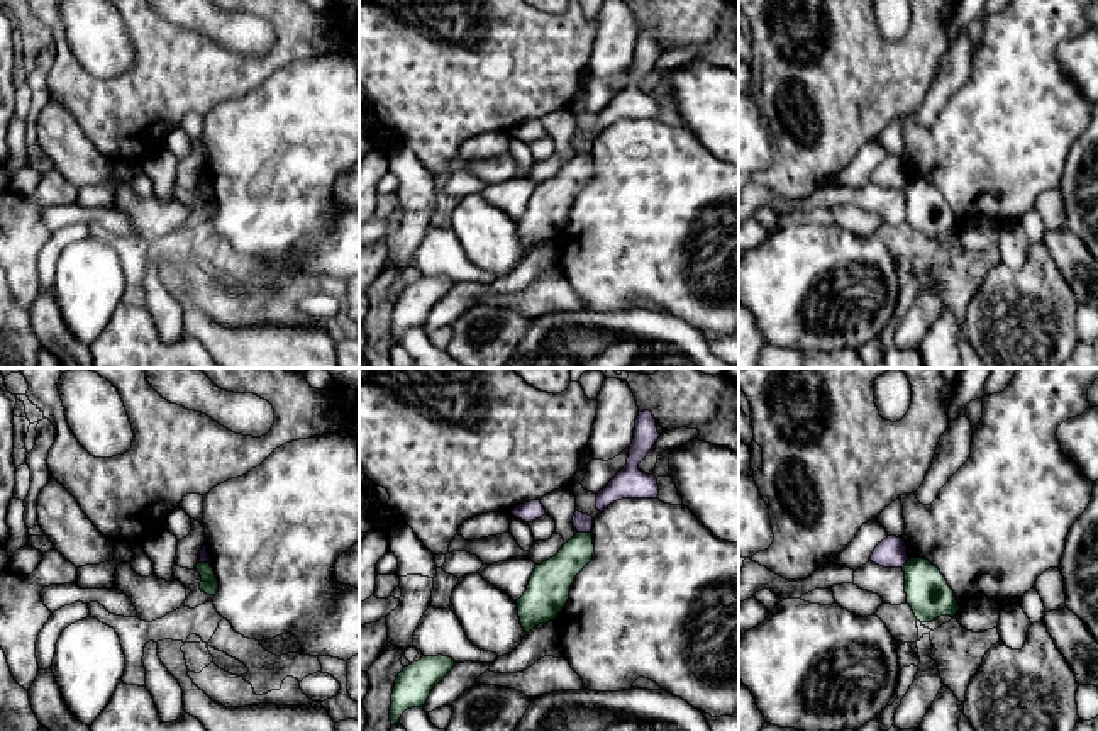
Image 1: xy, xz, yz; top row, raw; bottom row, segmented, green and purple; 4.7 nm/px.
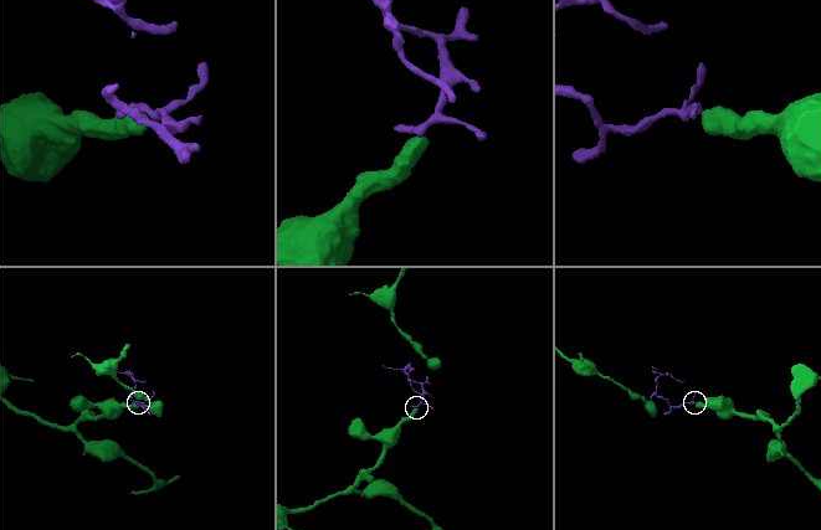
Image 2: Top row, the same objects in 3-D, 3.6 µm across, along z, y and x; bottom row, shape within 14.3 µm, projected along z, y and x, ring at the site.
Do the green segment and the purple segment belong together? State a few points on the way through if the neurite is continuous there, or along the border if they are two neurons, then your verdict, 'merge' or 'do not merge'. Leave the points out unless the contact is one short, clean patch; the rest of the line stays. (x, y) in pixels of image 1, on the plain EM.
border along xz (578, 151), (590, 153); do not merge

